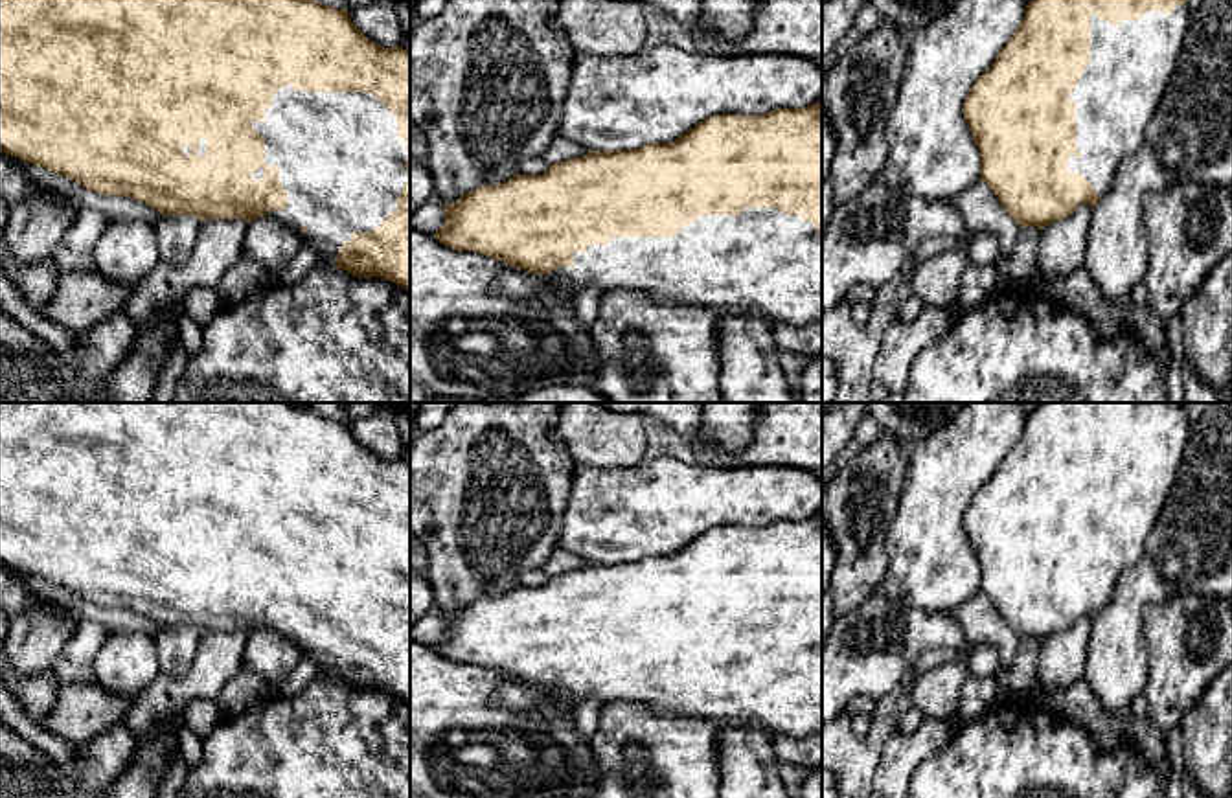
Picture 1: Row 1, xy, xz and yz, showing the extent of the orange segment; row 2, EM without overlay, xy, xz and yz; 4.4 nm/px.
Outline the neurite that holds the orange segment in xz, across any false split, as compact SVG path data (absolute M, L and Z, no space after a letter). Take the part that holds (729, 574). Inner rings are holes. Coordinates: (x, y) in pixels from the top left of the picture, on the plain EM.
M822 513L763 528L710 528L675 553L590 563L542 587L517 585L504 596L480 598L443 621L445 636L434 645L441 656L541 686L546 697L539 710L553 723L596 697L601 706L625 701L656 715L822 735Z

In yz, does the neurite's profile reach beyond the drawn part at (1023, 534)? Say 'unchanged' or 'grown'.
grown

